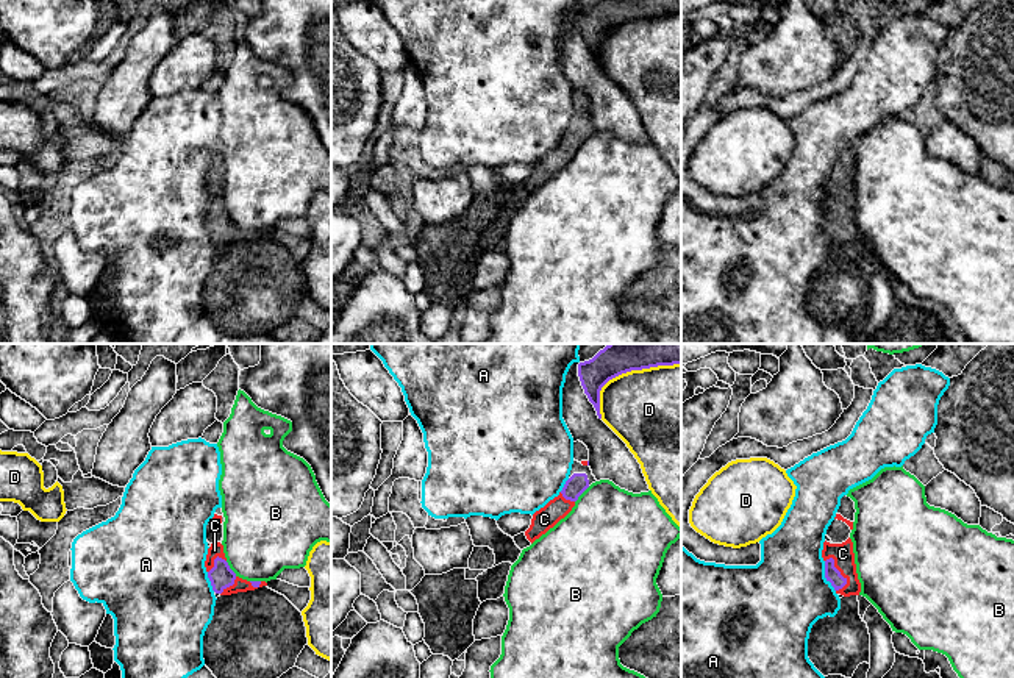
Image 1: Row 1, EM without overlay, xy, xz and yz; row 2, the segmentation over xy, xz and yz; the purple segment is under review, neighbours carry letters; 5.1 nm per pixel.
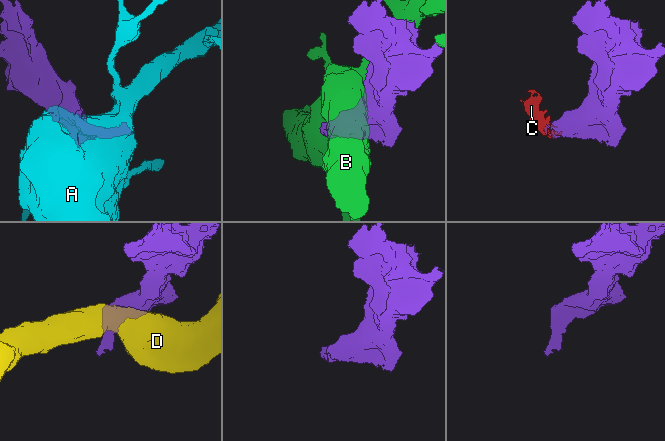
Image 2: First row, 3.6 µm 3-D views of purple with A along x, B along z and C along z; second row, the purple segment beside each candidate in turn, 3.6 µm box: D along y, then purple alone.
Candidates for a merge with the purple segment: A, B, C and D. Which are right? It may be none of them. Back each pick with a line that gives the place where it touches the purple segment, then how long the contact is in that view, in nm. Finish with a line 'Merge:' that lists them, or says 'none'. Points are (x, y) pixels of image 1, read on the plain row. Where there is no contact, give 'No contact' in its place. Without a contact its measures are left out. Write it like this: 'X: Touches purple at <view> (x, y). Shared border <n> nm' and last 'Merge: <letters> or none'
C: Touches purple at yz (839, 222). Shared border 190 nm
Merge: C

